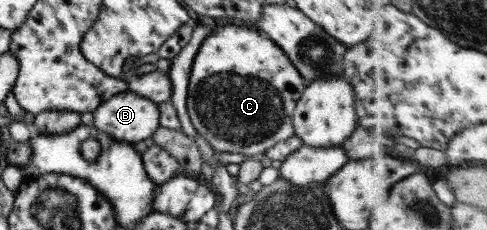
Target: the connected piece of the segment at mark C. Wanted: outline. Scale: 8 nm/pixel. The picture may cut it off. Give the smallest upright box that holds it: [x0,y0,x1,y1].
[187,26,306,158]

